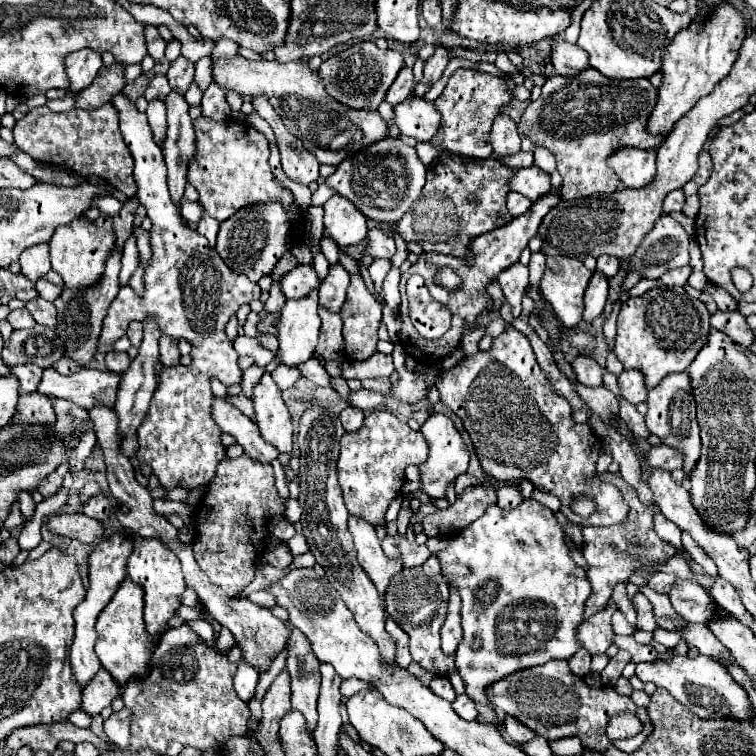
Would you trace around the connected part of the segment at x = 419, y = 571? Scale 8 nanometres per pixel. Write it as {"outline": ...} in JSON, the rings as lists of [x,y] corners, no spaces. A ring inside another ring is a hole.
{"outline":[[[431,556],[425,564],[417,568],[405,568],[401,574],[395,574],[391,578],[391,584],[385,594],[385,606],[387,614],[409,634],[411,638],[411,656],[415,662],[419,662],[423,668],[427,668],[433,674],[453,674],[455,670],[455,658],[441,652],[441,640],[439,640],[439,628],[445,622],[449,602],[449,586],[441,574],[439,560]]]}

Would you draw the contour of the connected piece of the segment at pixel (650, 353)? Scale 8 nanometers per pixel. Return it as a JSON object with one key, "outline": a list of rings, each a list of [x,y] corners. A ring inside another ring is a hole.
{"outline":[[[655,286],[643,296],[627,298],[617,318],[615,354],[625,370],[641,370],[647,388],[655,388],[667,374],[685,372],[709,336],[709,318],[705,304],[691,298],[681,286]]]}

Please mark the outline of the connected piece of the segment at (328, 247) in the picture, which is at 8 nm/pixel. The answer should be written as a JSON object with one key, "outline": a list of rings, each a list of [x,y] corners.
{"outline":[[[324,235],[321,240],[321,251],[326,257],[329,265],[334,265],[339,261],[339,249],[338,245],[330,236]]]}

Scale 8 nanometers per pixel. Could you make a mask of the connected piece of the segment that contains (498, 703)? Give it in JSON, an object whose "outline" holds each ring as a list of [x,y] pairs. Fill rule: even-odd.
{"outline":[[[551,660],[543,666],[513,672],[507,678],[493,682],[493,686],[489,686],[487,694],[489,694],[491,706],[497,712],[503,712],[503,714],[517,718],[521,724],[531,728],[535,734],[539,734],[547,740],[577,736],[577,738],[581,738],[583,748],[595,750],[595,752],[603,752],[605,748],[609,748],[613,744],[615,748],[631,754],[645,742],[645,738],[653,730],[645,708],[635,706],[633,700],[627,698],[627,696],[619,696],[611,686],[589,688],[583,682],[583,678],[575,676],[569,670],[565,660]],[[625,710],[637,714],[637,718],[643,724],[643,730],[629,740],[609,740],[607,734],[605,734],[609,718],[613,714],[619,714],[619,712],[625,712]]]}

